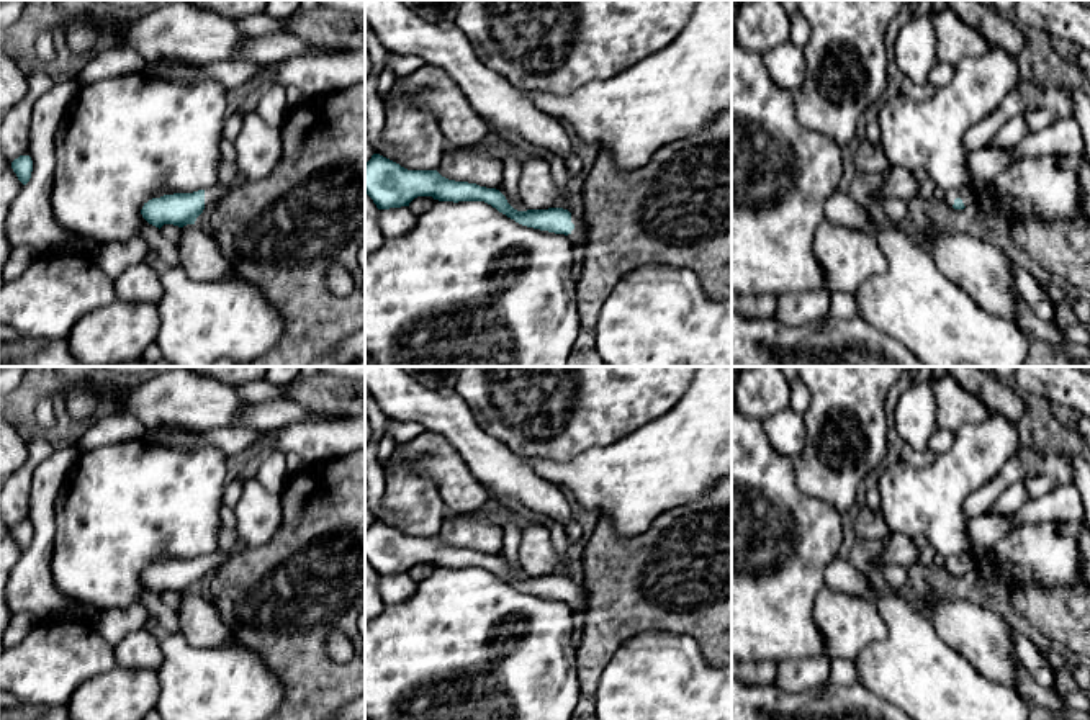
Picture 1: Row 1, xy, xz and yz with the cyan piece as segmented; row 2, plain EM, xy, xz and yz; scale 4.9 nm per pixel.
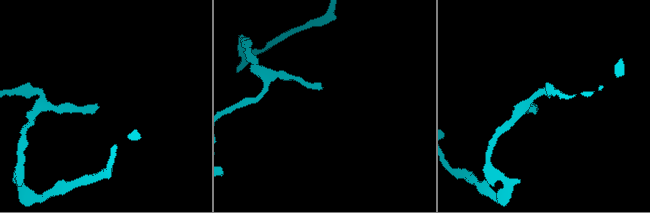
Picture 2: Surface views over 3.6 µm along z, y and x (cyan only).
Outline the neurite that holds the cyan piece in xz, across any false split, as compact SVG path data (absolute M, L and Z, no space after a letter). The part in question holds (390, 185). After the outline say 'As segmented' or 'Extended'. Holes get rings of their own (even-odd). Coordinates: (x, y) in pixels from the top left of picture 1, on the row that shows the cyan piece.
M373 154L365 164L365 193L378 209L409 206L417 196L432 196L439 201L453 203L484 201L522 226L565 234L571 242L579 241L584 244L589 234L584 218L576 218L568 209L517 211L496 188L448 180L437 170L408 170L380 154Z. Extended

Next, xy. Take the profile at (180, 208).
M237 172L237 175L229 183L218 182L208 190L198 190L193 193L173 193L164 195L160 198L152 198L144 203L141 214L142 218L155 226L173 224L183 227L187 224L195 224L196 218L209 205L216 205L224 198L232 188L242 185L245 177Z. Extended

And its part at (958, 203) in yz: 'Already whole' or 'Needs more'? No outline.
Needs more

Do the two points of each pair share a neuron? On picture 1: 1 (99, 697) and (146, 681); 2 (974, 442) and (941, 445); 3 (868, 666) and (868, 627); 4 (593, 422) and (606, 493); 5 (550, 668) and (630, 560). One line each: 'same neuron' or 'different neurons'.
1: same neuron
2: different neurons
3: different neurons
4: different neurons
5: different neurons

